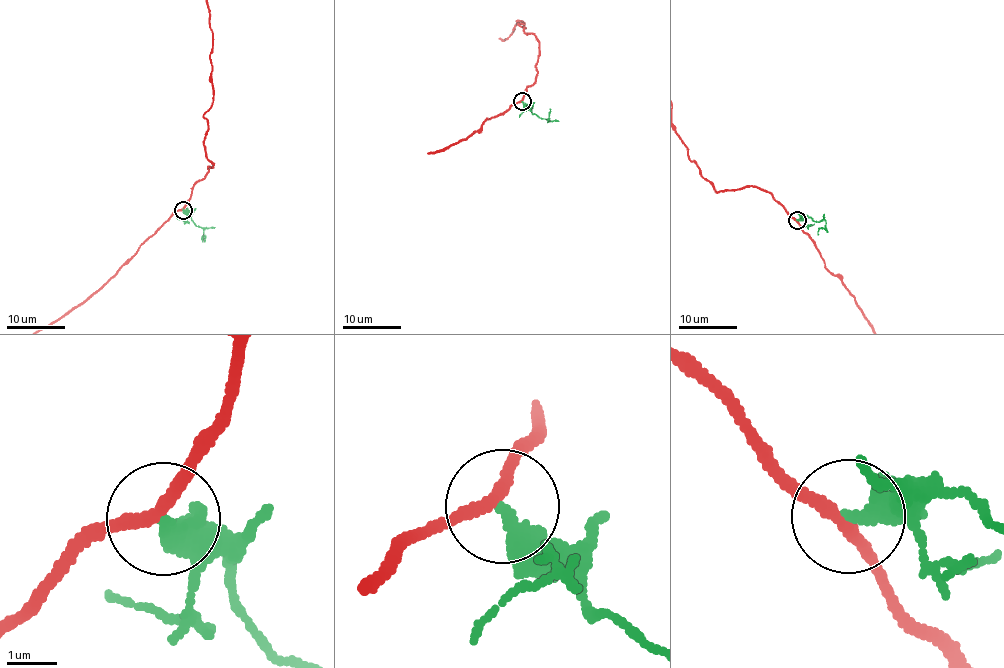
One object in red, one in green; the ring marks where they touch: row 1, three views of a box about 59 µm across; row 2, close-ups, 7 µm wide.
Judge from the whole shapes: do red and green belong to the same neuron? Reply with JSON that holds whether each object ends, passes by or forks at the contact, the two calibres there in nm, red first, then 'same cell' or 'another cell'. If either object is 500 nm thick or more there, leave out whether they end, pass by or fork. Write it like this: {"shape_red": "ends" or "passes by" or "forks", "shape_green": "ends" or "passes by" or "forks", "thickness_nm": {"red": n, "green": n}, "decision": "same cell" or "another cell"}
{"shape_red": "passes by", "shape_green": "ends", "thickness_nm": {"red": 240, "green": 320}, "decision": "another cell"}

